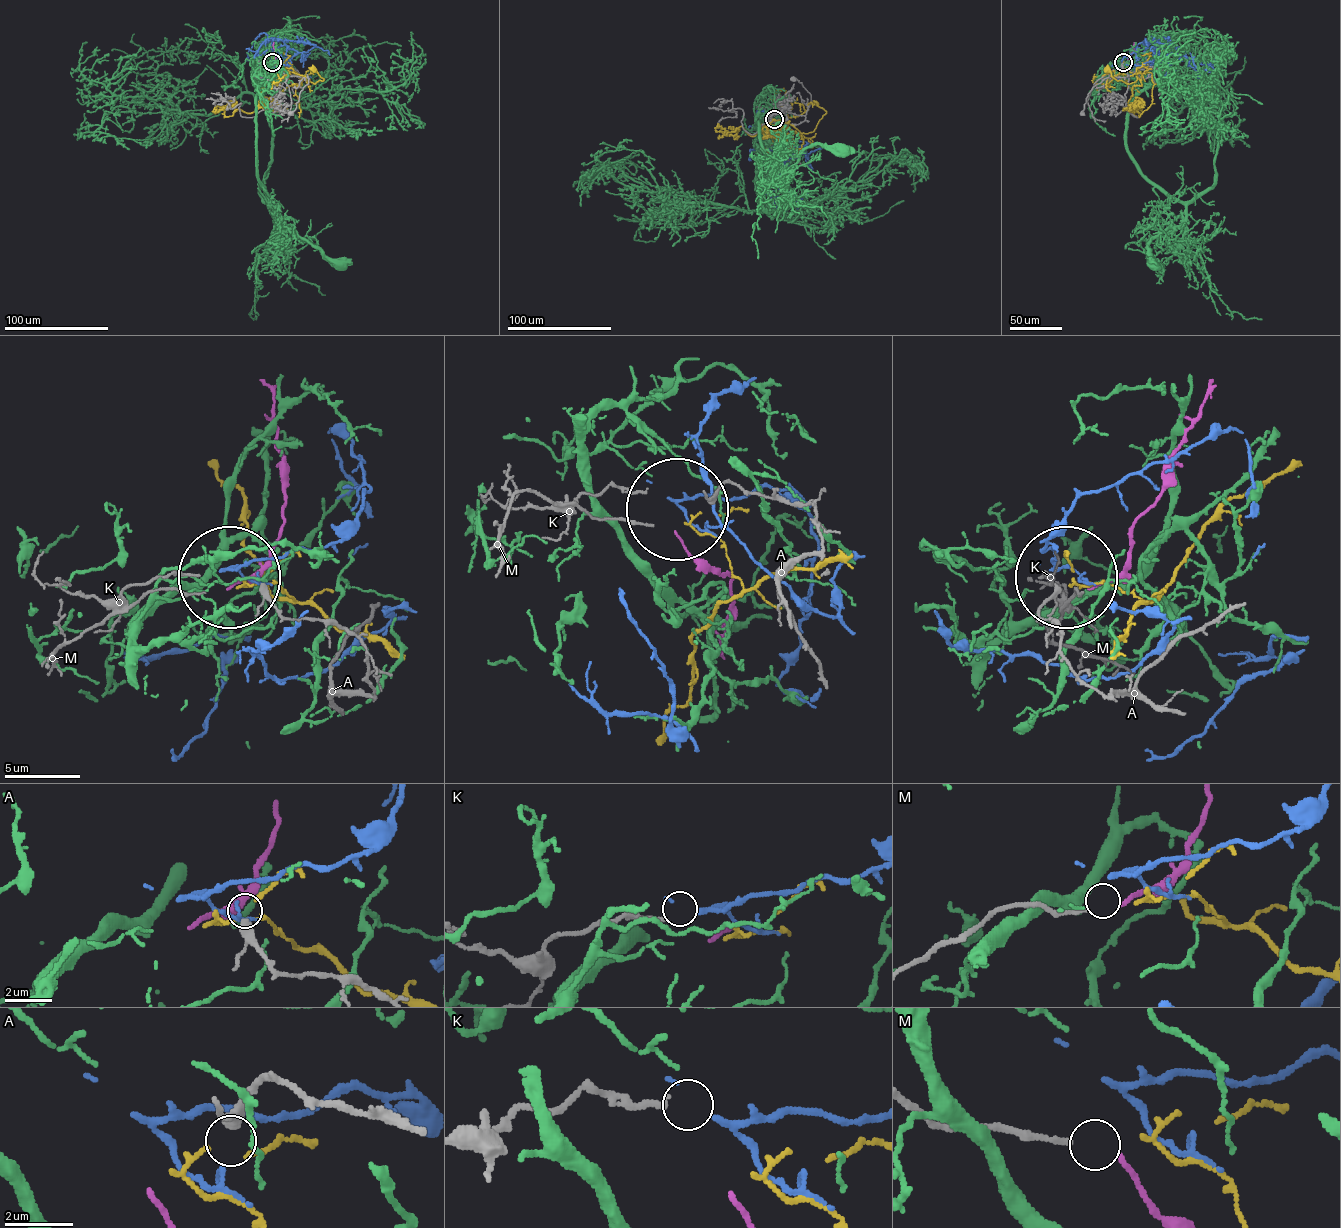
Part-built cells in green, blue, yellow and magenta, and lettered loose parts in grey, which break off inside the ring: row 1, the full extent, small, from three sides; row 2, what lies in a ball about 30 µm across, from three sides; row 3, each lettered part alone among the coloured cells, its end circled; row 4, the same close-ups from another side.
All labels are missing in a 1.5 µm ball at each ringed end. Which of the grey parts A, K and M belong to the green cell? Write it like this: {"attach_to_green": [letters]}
{"attach_to_green": []}

